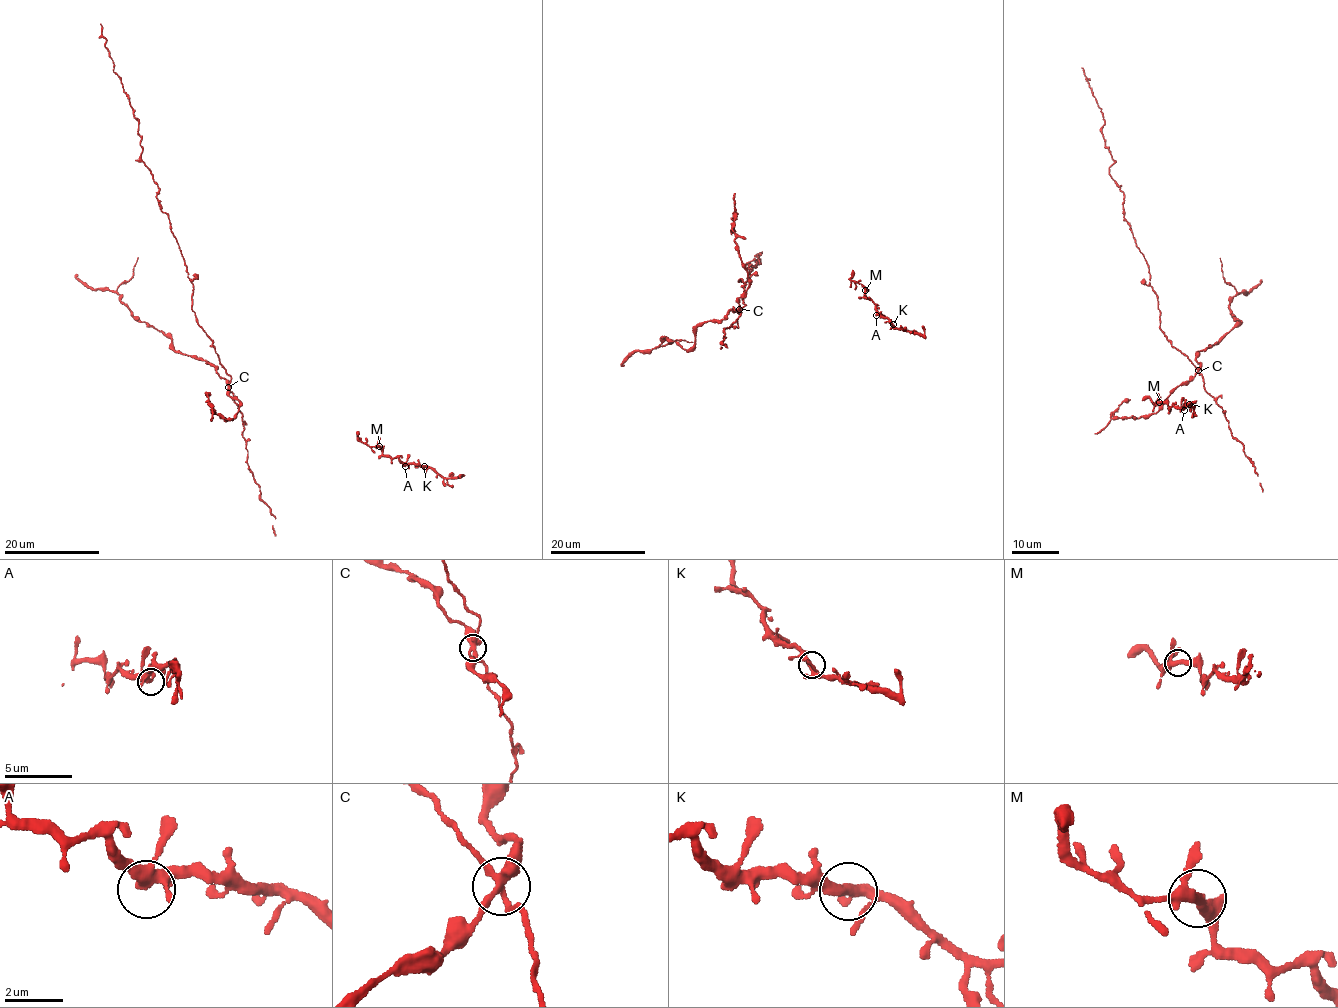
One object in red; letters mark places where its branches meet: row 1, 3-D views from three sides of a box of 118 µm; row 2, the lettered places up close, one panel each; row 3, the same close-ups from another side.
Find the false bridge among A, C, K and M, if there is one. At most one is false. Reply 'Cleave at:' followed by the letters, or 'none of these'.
Cleave at: C

